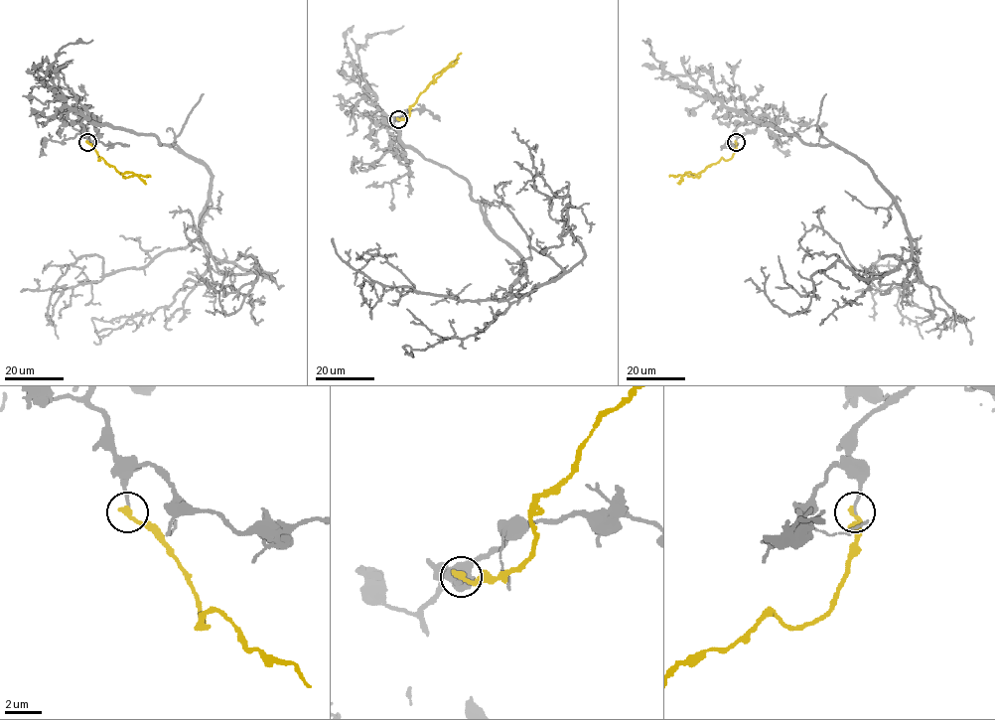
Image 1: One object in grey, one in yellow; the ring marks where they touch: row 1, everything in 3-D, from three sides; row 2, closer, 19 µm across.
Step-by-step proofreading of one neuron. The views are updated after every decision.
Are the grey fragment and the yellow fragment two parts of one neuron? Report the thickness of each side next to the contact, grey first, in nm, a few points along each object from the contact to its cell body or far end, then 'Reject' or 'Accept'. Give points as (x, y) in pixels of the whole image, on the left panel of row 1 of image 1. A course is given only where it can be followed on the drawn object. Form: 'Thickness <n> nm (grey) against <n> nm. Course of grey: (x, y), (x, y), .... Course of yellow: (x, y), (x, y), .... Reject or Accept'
Thickness 170 nm (grey) against 340 nm. Course of grey: (87, 142), (84, 119), (200, 161), (204, 248), (273, 279), (257, 261), (226, 314), (224, 267). Course of yellow: (87, 142), (95, 150), (98, 160), (101, 157), (122, 174), (131, 172), (151, 177). Reject

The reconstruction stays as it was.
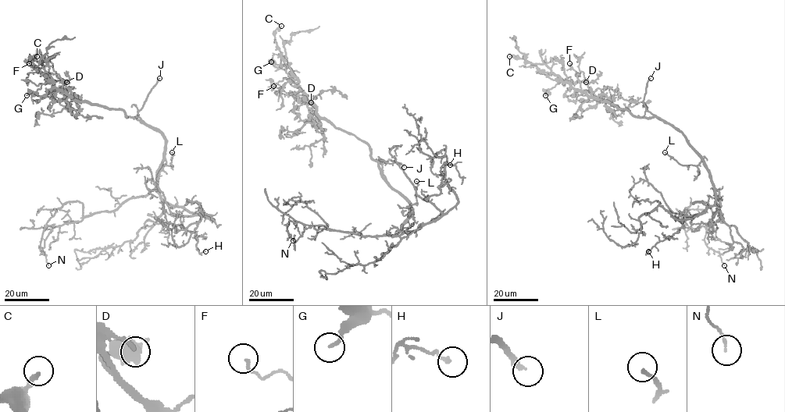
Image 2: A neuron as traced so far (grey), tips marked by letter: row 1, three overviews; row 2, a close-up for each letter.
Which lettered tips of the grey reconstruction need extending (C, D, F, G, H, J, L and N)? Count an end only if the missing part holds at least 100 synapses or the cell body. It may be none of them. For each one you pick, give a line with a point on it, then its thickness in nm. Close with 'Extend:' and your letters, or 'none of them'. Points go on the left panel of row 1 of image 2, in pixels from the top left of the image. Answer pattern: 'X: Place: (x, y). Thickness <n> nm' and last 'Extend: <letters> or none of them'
J: Place: (159, 78). Thickness 200 nm
Extend: J

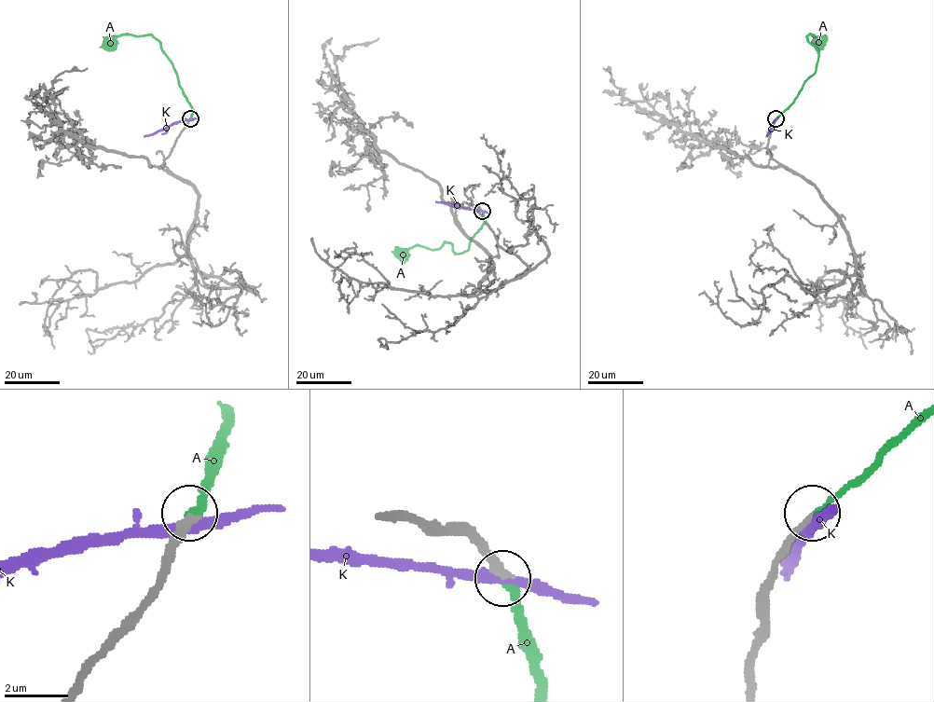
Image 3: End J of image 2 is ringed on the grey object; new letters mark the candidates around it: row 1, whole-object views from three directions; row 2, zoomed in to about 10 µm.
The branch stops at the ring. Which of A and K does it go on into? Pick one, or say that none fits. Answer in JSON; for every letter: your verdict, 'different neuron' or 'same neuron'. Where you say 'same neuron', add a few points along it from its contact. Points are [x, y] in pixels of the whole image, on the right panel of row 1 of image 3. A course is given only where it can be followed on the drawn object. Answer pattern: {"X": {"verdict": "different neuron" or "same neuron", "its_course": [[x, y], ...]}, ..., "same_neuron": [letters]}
{"A": {"verdict": "same neuron", "its_course": [[776, 119], [815, 72], [818, 51], [809, 43], [809, 34], [822, 39], [820, 43]]}, "K": {"verdict": "different neuron"}, "same_neuron": ["A"]}

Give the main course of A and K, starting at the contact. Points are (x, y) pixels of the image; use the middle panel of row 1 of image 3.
A: (481, 211), (484, 223), (463, 252), (456, 254), (452, 244), (446, 242), (433, 249), (414, 245), (401, 255)
K: (481, 210), (435, 201)

